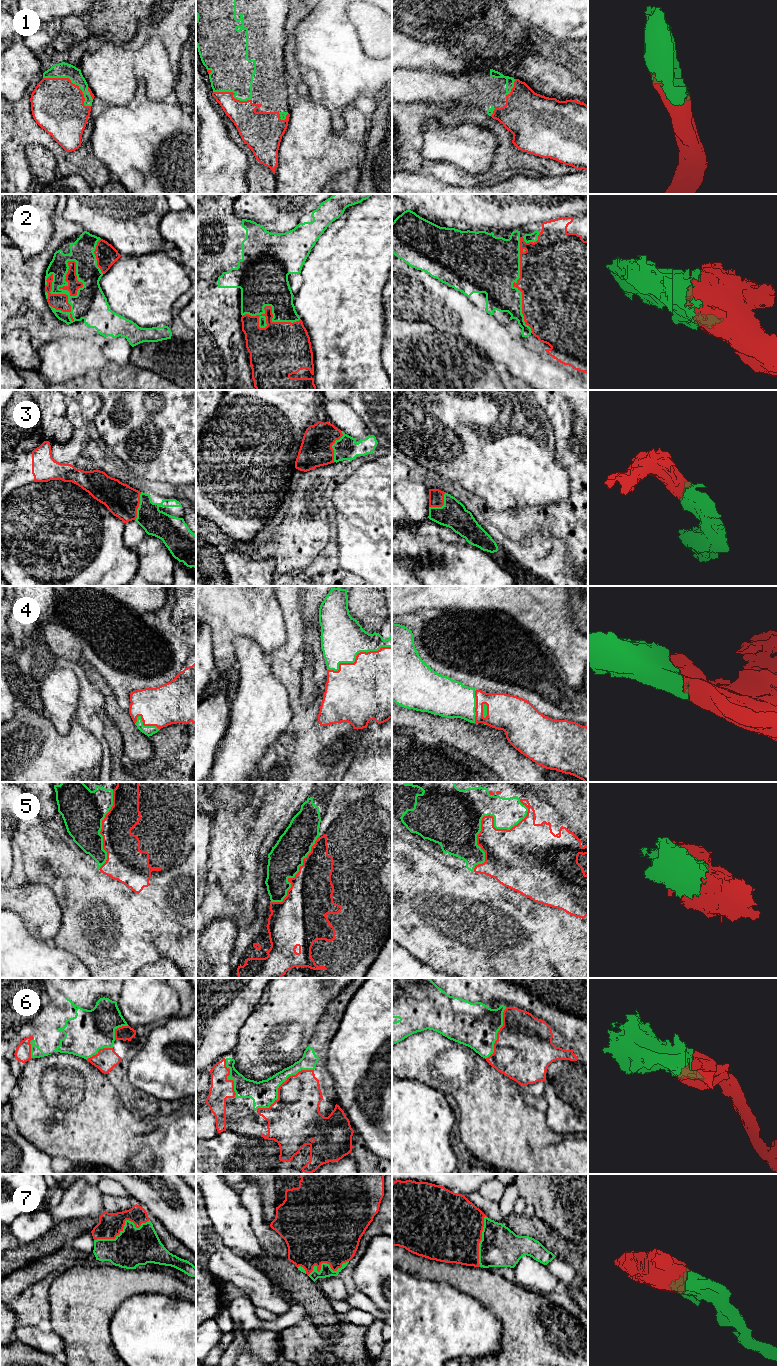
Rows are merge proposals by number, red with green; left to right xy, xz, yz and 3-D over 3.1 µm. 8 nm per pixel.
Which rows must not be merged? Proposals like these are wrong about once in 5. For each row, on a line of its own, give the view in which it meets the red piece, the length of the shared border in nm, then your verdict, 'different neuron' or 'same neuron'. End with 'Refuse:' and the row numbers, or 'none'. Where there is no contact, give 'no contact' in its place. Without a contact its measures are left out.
1: meets red in xy; contact 440 nm long; same neuron
2: meets red in xy; contact 500 nm long; same neuron
3: meets red in xz; contact 260 nm long; same neuron
4: meets red in xz; contact 550 nm long; same neuron
5: meets red in yz; contact 700 nm long; same neuron
6: meets red in xz; contact 550 nm long; same neuron
7: meets red in xy; contact 480 nm long; same neuron
Refuse: none

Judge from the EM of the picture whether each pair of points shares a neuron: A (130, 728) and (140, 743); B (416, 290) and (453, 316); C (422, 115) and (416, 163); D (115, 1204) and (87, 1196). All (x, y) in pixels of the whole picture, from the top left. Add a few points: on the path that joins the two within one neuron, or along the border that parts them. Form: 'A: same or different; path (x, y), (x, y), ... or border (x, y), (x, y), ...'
A: same; path (130, 732), (136, 739)
B: same; path (425, 299), (444, 308)
C: same; path (413, 127), (413, 151)
D: different; border (103, 1194), (102, 1207), (104, 1211)

